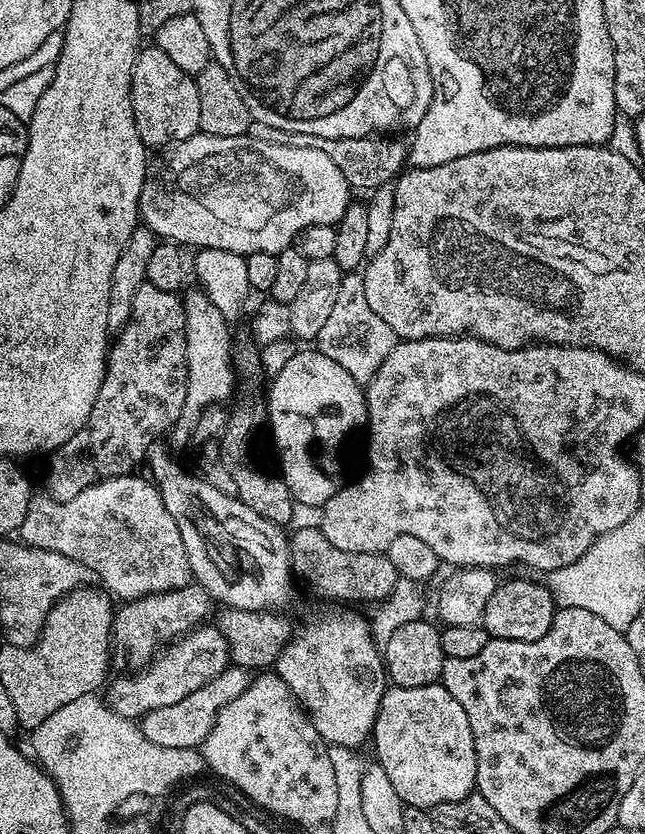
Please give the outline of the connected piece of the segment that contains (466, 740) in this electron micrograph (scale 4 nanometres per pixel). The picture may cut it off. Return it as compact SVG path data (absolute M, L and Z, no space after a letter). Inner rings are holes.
M437 682L426 686L385 687L384 697L378 706L378 718L372 727L371 747L376 747L375 763L386 770L398 798L409 808L429 810L446 802L458 802L476 792L476 751L474 734L470 734L470 722L466 710L458 706L454 694Z

